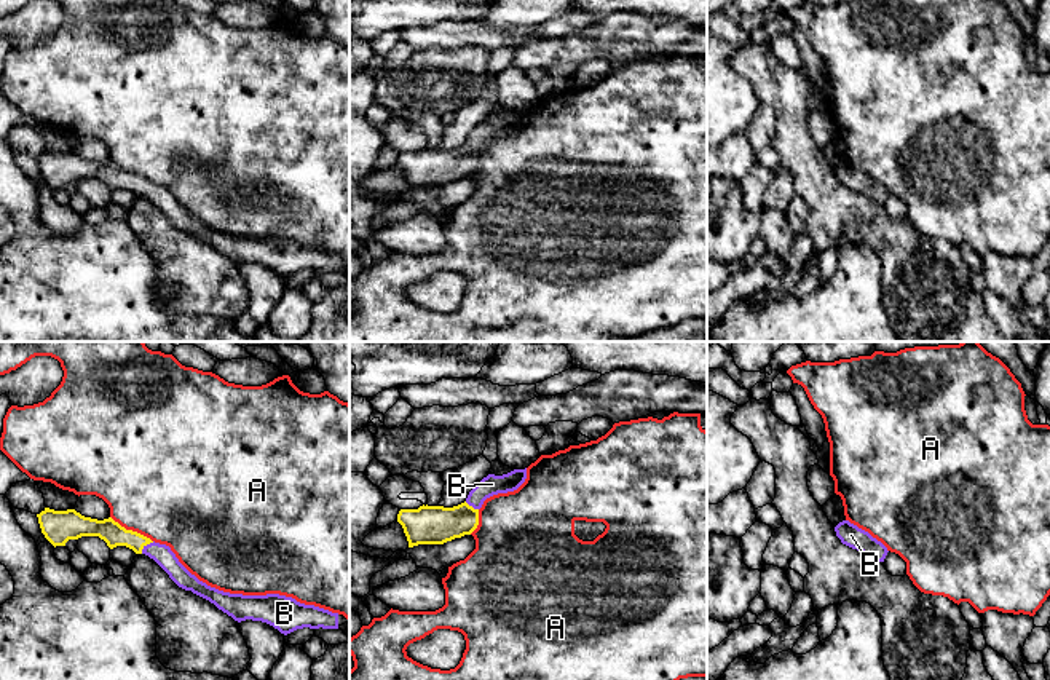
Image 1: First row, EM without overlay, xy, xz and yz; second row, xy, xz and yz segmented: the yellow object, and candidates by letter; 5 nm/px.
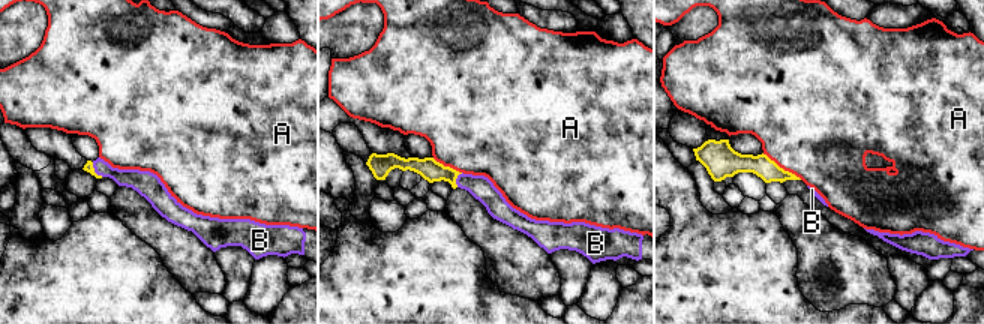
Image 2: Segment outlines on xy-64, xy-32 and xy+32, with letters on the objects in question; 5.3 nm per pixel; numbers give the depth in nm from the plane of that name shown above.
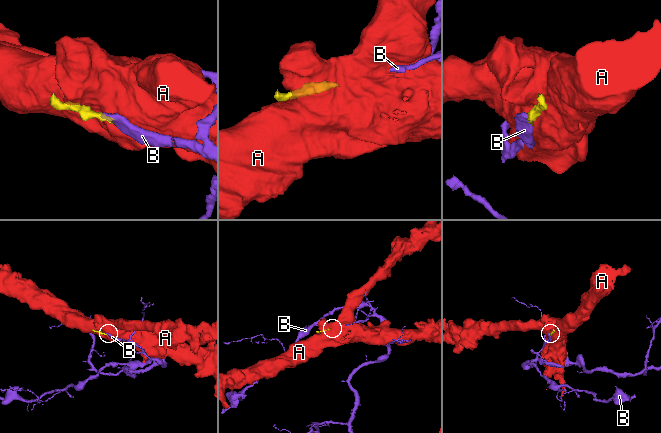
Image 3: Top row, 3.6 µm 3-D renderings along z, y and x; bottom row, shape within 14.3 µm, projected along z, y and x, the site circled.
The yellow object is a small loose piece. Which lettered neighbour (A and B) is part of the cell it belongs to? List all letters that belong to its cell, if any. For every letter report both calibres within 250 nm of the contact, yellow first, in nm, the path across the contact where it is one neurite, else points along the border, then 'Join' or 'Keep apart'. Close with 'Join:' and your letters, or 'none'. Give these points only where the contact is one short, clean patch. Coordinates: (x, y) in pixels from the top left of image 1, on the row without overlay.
A: Thickness 120 nm (yellow) against 480 nm. Keep apart
B: Thickness 120 nm (yellow) against 100 nm. Path across: xy (109, 173), (146, 187), (161, 197). Join
Join: B

